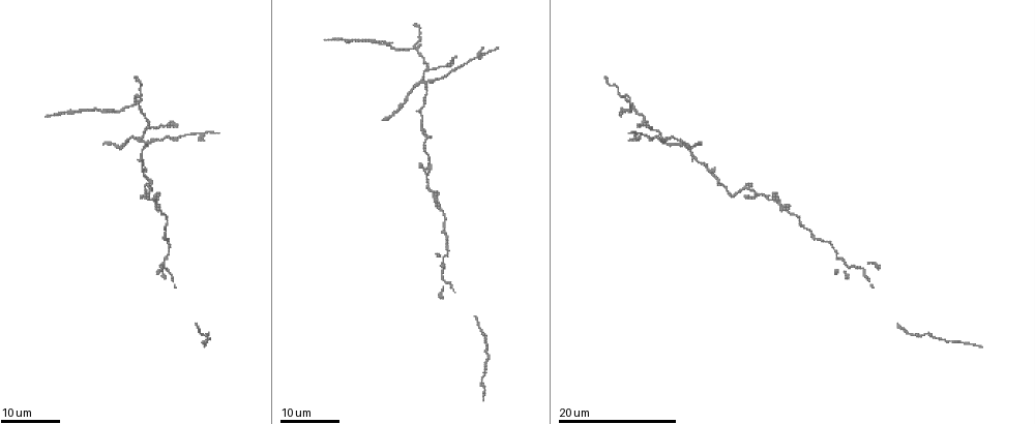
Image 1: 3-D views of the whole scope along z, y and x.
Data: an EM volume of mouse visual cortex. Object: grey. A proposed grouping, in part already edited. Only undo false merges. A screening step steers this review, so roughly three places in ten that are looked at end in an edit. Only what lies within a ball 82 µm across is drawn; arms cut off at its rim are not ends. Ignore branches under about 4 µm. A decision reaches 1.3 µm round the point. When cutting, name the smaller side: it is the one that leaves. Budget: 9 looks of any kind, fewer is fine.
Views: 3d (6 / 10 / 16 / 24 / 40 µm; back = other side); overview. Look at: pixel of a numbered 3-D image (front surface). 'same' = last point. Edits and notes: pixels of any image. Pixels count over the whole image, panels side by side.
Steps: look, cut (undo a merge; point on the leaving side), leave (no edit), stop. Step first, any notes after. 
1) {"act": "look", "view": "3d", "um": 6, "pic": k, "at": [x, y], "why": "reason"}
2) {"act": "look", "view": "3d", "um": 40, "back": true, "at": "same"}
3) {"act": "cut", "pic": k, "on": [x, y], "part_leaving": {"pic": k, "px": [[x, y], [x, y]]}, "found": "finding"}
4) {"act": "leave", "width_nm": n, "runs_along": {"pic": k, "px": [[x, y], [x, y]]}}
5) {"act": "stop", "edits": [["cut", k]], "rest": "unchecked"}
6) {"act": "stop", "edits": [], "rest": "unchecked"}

{"act": "look", "view": "3d", "um": 16, "pic": 1, "at": [690, 155], "why": "calibre changes"}

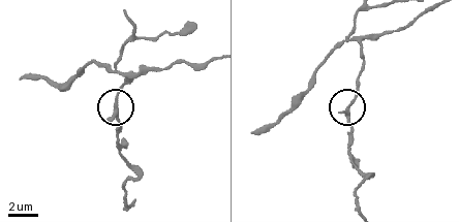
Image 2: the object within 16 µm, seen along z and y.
{"act": "look", "view": "3d", "um": 6, "pic": 2, "at": [347, 111]}

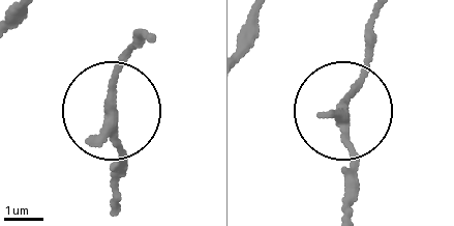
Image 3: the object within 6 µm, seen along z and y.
{"act": "leave", "width_nm": 210, "found": "continuous, no second cell"}

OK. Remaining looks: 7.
{"act": "look", "view": "3d", "um": 24, "pic": 1, "at": [415, 49], "why": "looks like a crossing"}

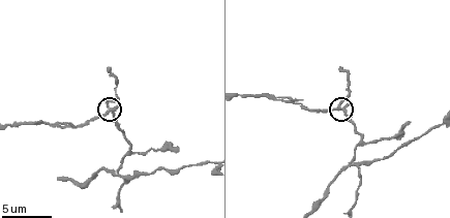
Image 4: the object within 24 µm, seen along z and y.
{"act": "look", "view": "3d", "um": 6, "pic": 4, "at": [108, 113]}

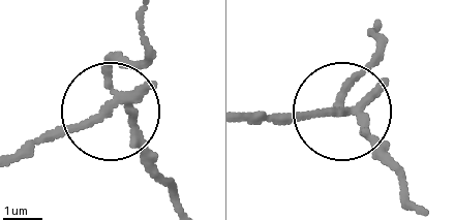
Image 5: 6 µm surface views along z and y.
{"act": "cut", "pic": 5, "on": [71, 126], "width_nm": 180, "part_leaving": {"pic": 5, "px": [[120, 99], [14, 155]]}, "found": "a second cell is stuck on"}

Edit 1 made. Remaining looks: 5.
{"act": "look", "view": "overview"}

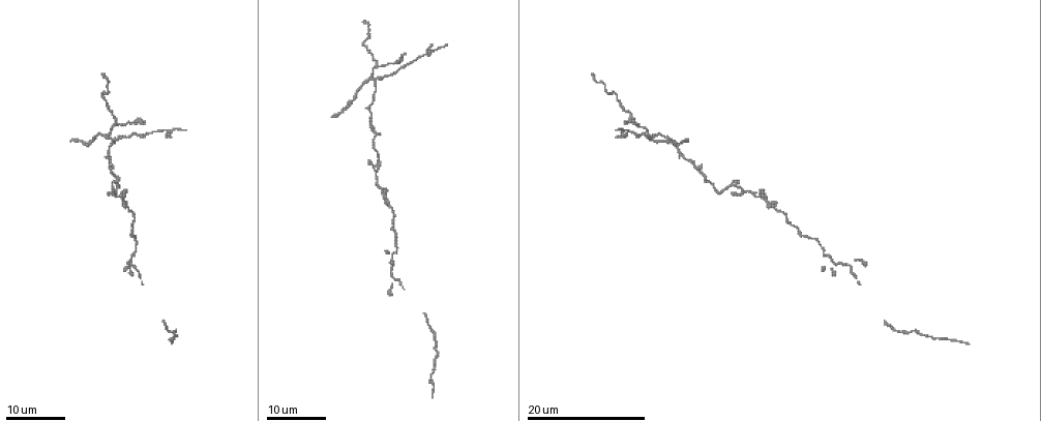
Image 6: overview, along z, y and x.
{"act": "look", "view": "3d", "um": 24, "pic": 6, "at": [375, 80], "why": "branch point"}

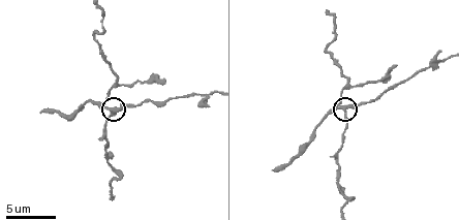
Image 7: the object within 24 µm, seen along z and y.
{"act": "look", "view": "3d", "um": 10, "pic": 7, "at": [113, 109], "why": "zoom in"}

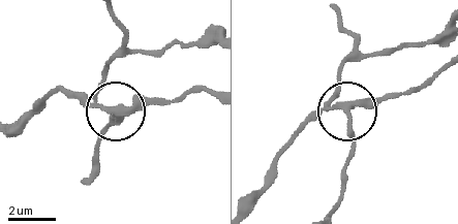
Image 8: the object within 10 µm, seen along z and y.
{"act": "cut", "pic": 8, "on": [143, 109], "arms": 3, "part_leaving": {"pic": 8, "px": [[111, 108], [139, 108], [209, 91]]}, "found": "two cells meet here"}

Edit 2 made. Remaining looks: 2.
{"act": "stop", "edits": [["cut", 5], ["cut", 8]], "rest": "unchecked"}

